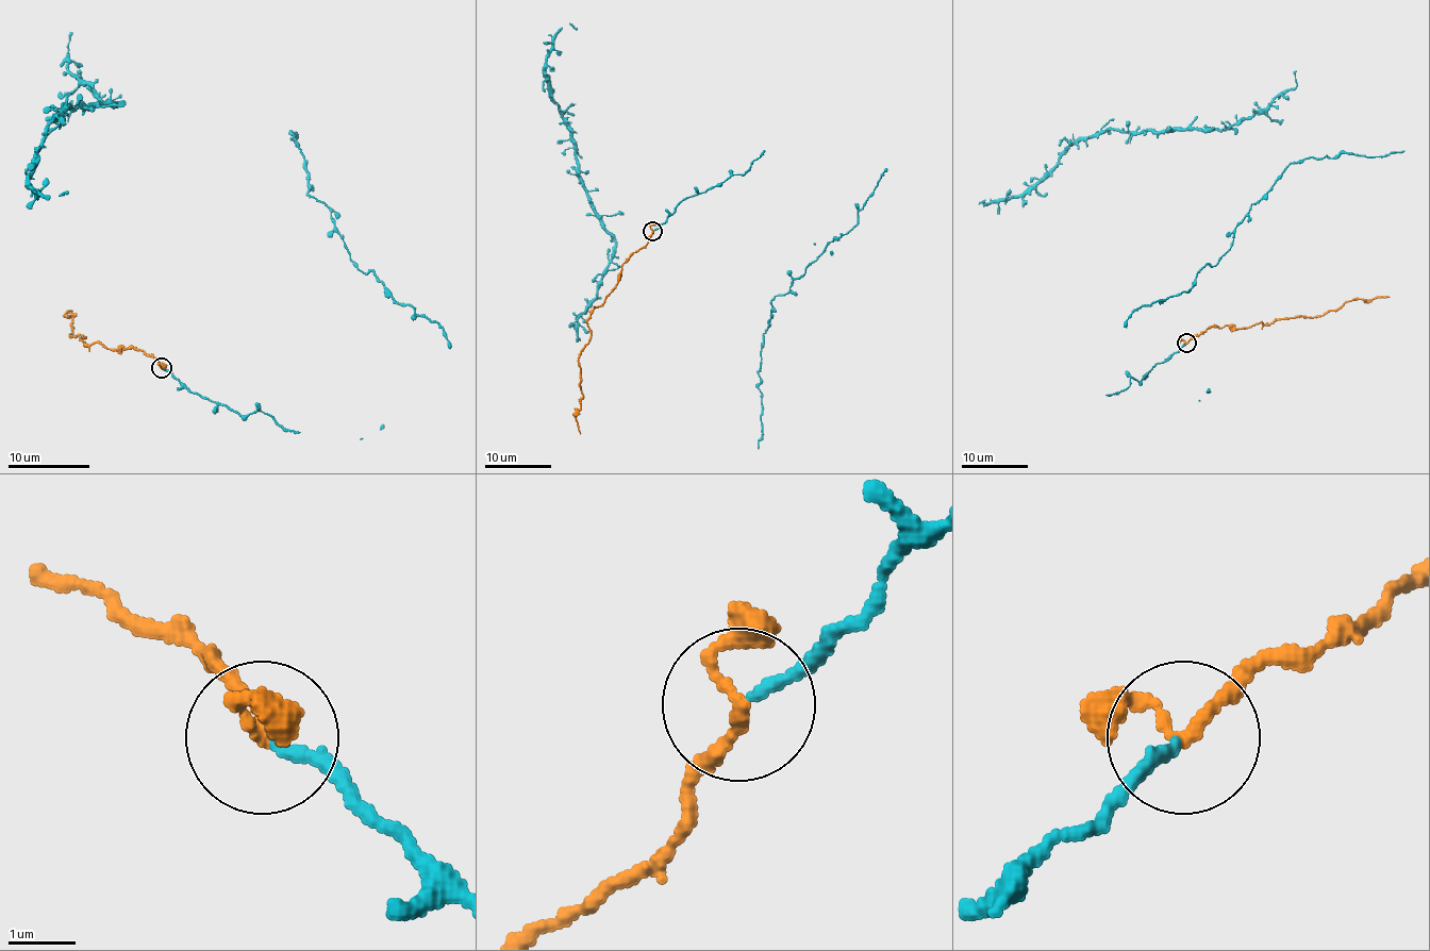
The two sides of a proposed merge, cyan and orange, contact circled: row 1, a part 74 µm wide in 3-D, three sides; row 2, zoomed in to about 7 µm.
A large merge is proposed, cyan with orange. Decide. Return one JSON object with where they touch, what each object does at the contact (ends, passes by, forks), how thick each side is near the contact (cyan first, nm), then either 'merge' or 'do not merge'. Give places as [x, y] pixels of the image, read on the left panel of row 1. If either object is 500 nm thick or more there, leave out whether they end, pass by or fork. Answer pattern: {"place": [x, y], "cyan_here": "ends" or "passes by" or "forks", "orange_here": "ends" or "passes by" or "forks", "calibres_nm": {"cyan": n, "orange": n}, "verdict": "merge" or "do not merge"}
{"place": [162, 368], "cyan_here": "ends", "orange_here": "passes by", "calibres_nm": {"cyan": 160, "orange": 170}, "verdict": "merge"}

